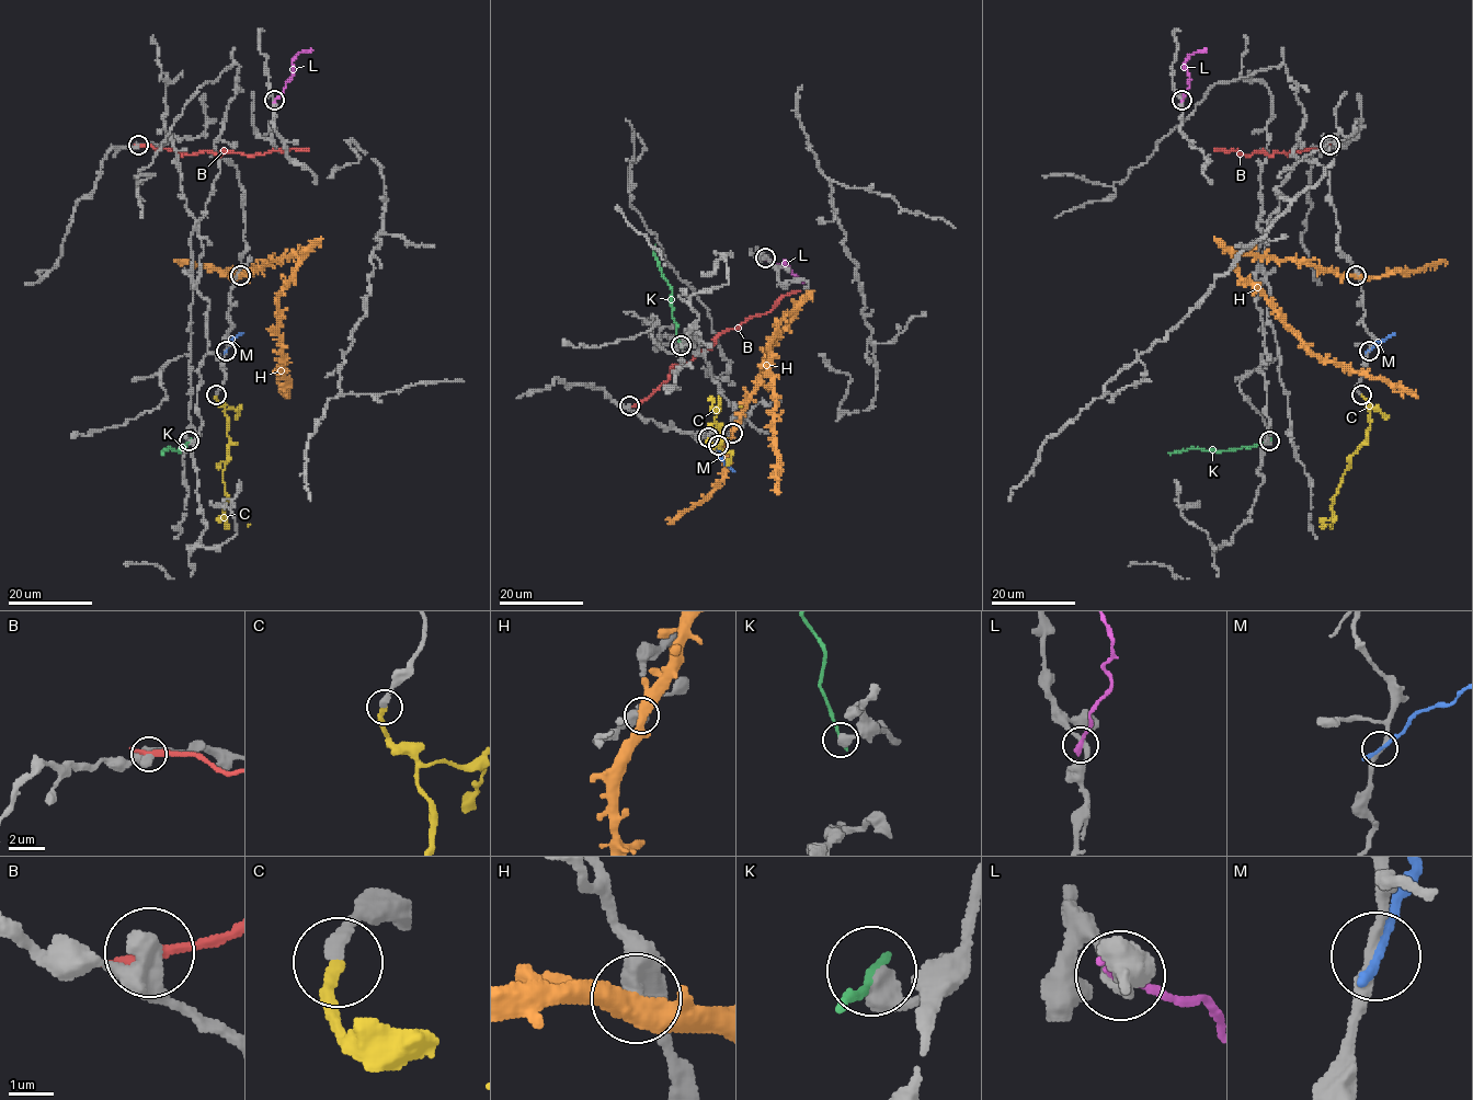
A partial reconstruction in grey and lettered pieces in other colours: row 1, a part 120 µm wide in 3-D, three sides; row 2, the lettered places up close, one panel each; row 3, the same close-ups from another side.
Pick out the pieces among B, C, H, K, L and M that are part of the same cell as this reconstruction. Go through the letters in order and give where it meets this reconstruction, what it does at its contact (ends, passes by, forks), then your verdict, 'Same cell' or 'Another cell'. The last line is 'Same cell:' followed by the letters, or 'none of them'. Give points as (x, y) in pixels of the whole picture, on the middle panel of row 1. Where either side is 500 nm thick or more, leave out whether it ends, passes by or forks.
B: Touches grey at (629, 405). It ends there. Another cell
C: Touches grey at (708, 437). It ends there. Same cell
H: Touches grey at (732, 433). Another cell
K: Touches grey at (681, 345). Another cell
L: Touches grey at (765, 258). It ends there. Another cell
M: Touches grey at (718, 445). It ends there. Another cell
Same cell: C

